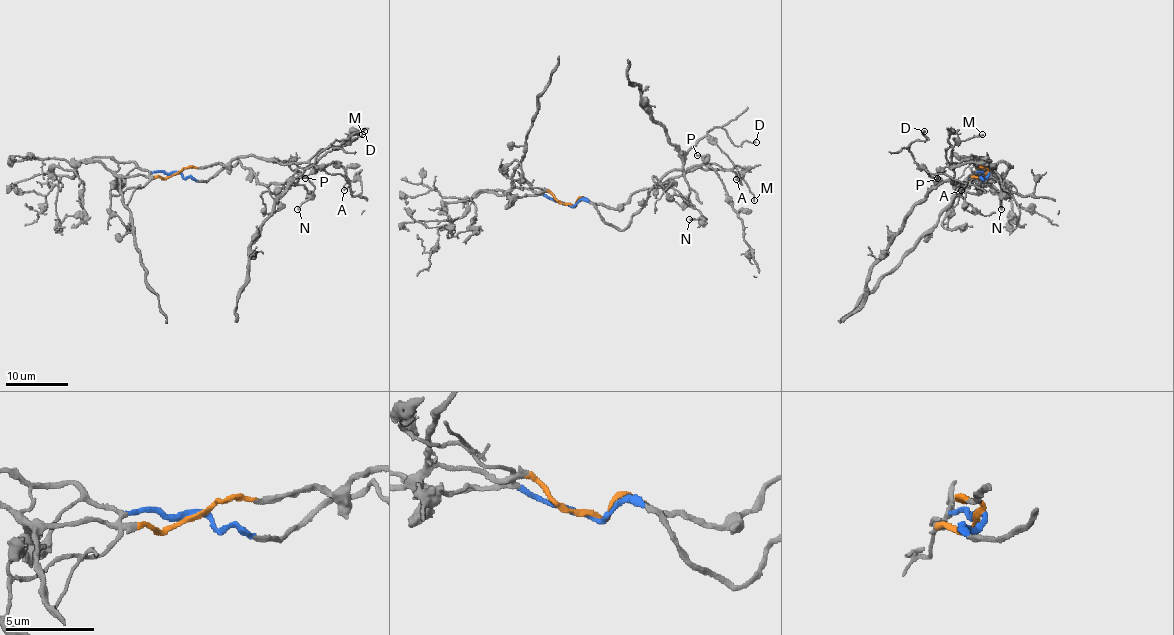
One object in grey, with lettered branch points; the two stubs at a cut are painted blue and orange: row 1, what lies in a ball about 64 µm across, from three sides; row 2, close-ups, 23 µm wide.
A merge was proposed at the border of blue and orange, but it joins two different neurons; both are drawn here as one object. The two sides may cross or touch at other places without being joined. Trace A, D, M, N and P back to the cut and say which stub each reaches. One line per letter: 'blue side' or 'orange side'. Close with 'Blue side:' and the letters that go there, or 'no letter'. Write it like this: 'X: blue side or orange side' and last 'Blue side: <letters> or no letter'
A: blue side
D: blue side
M: blue side
N: orange side
P: orange side
Blue side: A, D, M

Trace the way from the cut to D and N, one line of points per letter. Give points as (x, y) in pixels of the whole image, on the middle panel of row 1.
D: (567, 204), (592, 204), (624, 229), (657, 183), (682, 168), (685, 154), (715, 127), (735, 146), (756, 142)
N: (567, 204), (573, 205), (580, 199), (619, 209), (636, 191), (674, 188), (706, 218), (690, 220)

